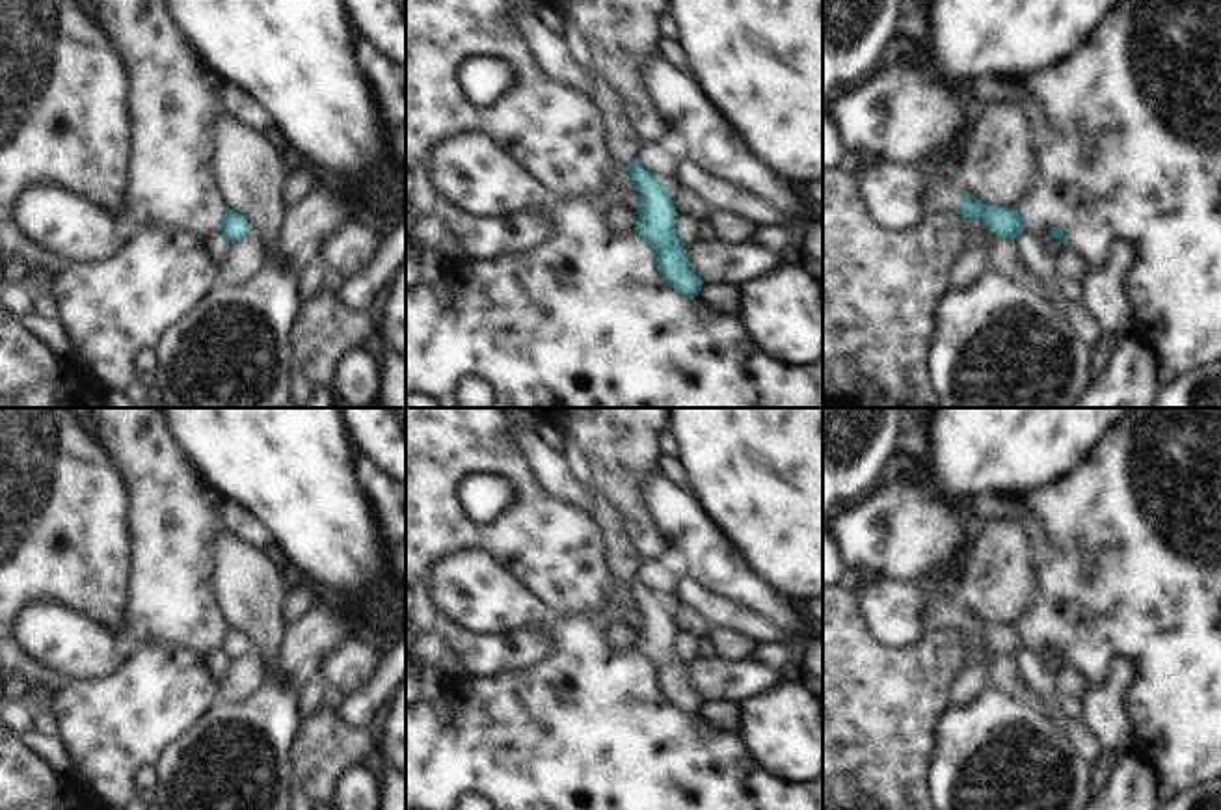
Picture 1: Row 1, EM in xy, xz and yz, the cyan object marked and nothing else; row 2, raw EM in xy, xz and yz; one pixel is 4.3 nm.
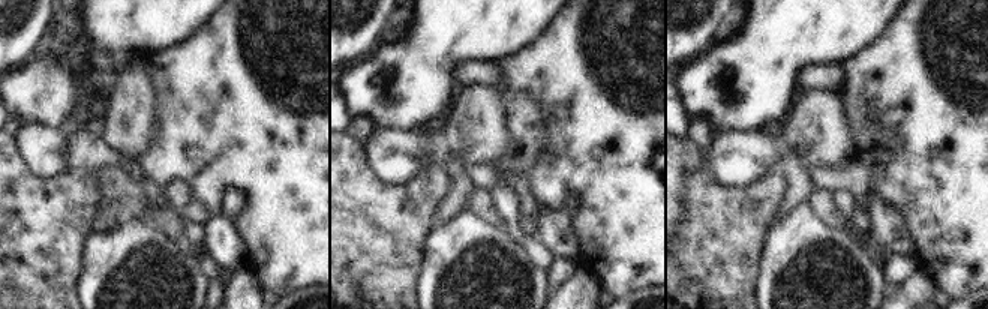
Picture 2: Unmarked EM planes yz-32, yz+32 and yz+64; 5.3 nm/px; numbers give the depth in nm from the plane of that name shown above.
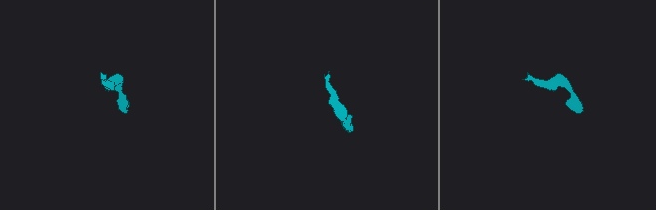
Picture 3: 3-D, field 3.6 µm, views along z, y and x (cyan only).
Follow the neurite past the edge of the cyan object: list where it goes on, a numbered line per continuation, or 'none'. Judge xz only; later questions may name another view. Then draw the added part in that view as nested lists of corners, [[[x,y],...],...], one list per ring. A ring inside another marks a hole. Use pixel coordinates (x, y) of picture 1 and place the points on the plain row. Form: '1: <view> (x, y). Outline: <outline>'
none.

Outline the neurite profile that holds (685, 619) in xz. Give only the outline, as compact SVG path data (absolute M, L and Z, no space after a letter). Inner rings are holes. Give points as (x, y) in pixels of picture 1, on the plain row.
M672 598L668 601L668 611L678 631L692 633L700 641L705 641L713 631L713 626L696 609L679 600Z

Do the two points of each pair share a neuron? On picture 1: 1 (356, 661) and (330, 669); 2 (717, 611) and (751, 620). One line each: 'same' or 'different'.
1: same
2: same

